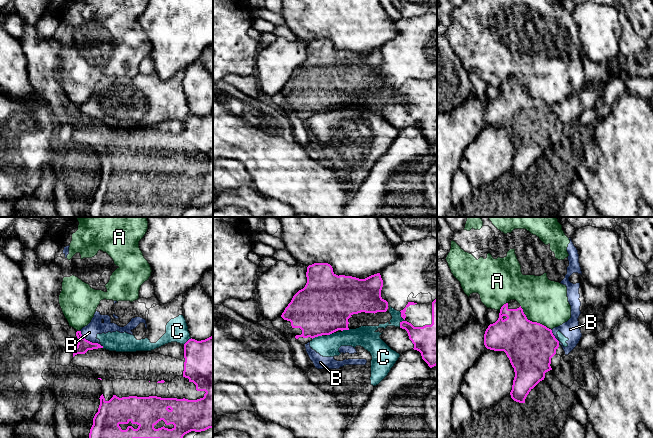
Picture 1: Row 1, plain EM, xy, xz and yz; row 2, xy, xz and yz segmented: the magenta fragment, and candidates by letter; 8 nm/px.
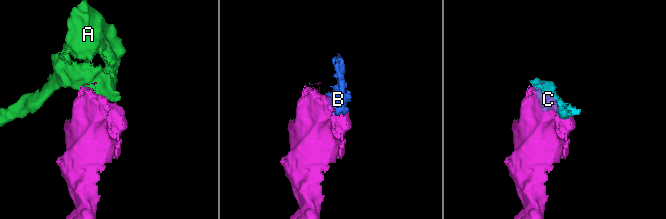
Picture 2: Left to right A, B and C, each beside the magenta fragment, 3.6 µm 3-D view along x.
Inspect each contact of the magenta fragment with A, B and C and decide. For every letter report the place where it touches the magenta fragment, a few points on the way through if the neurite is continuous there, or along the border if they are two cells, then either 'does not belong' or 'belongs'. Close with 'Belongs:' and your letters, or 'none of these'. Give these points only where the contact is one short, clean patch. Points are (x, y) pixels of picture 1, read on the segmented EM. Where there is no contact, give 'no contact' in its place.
A: meets magenta in yz at (533, 322); border along yz (520, 305), (528, 319), (539, 322), (551, 330); does not belong
B: meets magenta in xy at (89, 341); border along xy (80, 330), (83, 337), (92, 342), (97, 342), (101, 346); does not belong
C: meets magenta in xz at (403, 318); border along xz (399, 311), (403, 319), (400, 326); does not belong
Belongs: none of these

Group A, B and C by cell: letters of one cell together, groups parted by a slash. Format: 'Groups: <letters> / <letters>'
Groups: A / B C

